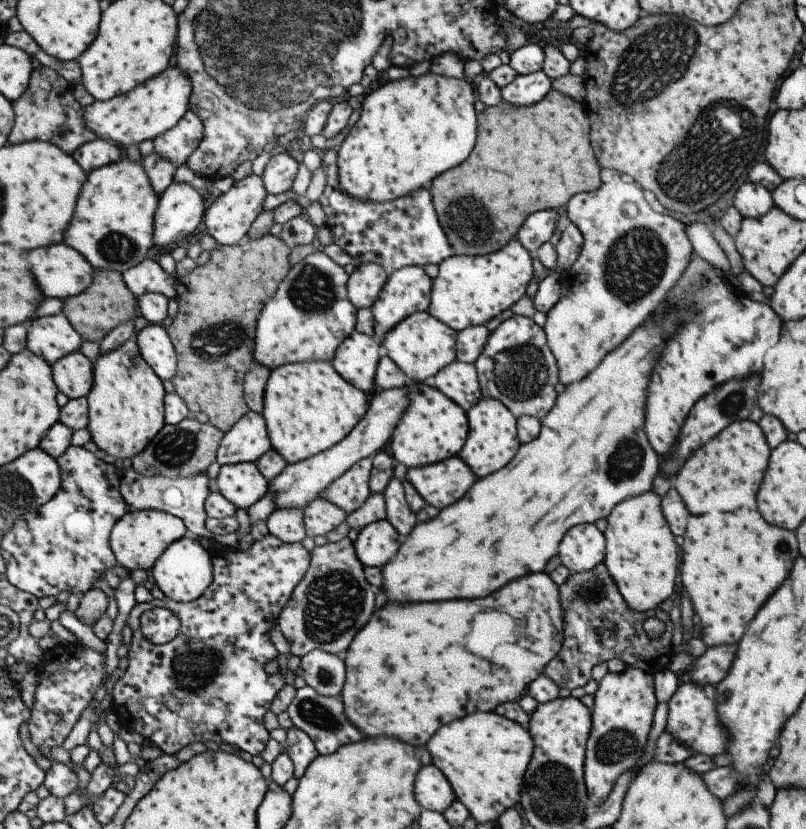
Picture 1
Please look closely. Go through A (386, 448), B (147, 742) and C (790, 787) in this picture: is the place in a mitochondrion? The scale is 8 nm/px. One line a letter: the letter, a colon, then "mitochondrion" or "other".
A: other
B: other
C: other

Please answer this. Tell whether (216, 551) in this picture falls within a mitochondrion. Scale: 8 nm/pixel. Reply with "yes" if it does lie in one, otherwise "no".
no

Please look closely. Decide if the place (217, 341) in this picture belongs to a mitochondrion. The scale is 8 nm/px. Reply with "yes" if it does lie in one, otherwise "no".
yes

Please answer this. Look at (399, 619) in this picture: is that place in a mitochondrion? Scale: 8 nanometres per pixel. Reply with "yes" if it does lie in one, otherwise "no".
no

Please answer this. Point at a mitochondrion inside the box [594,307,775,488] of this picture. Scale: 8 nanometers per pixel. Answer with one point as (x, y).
(625, 461)

